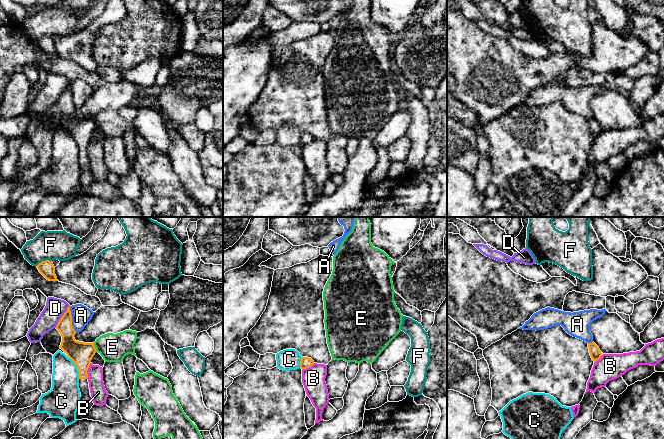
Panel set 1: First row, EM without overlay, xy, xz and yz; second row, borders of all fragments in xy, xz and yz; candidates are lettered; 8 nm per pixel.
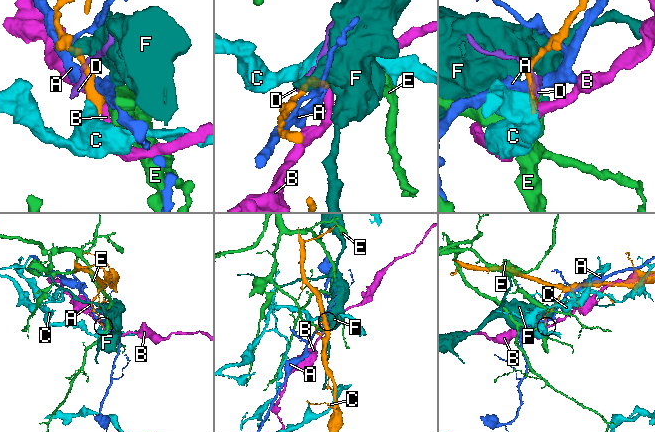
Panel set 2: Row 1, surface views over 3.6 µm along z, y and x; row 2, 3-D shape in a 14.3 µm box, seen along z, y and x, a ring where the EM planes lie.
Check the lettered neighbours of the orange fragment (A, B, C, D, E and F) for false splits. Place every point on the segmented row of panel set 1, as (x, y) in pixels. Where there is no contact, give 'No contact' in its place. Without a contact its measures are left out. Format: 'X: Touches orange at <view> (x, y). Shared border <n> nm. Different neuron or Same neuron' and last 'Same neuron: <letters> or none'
A: Touches orange at xy (71, 319). Shared border 220 nm. Different neuron
B: Touches orange at xy (87, 369). Shared border 140 nm. Different neuron
C: Touches orange at xy (77, 368). Shared border 190 nm. Different neuron
D: Touches orange at xy (62, 316). Shared border 220 nm. Different neuron
E: Touches orange at xy (94, 347). Shared border 80 nm. Different neuron
F: Touches orange at xy (43, 261). Shared border 130 nm. Different neuron
Same neuron: none

